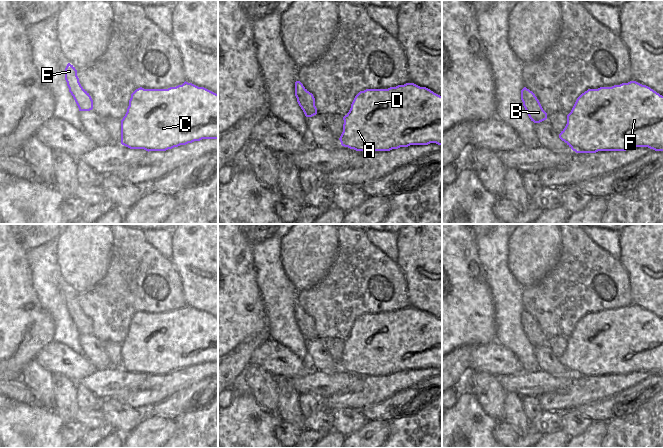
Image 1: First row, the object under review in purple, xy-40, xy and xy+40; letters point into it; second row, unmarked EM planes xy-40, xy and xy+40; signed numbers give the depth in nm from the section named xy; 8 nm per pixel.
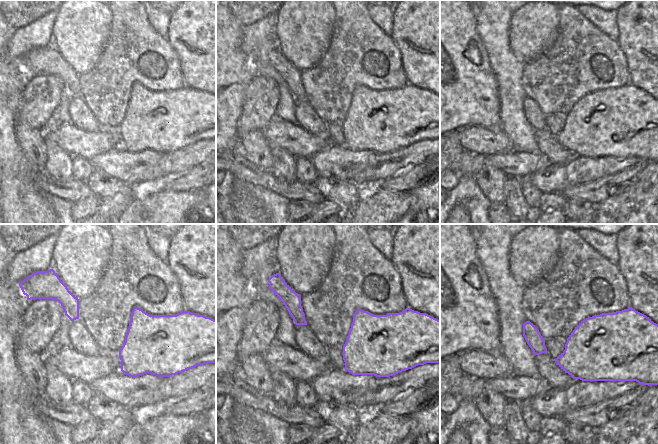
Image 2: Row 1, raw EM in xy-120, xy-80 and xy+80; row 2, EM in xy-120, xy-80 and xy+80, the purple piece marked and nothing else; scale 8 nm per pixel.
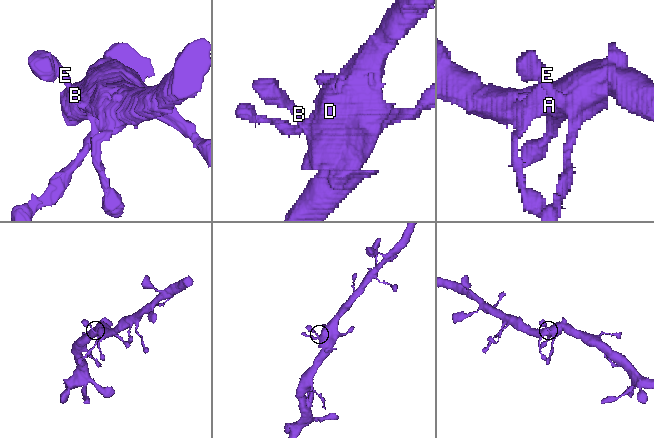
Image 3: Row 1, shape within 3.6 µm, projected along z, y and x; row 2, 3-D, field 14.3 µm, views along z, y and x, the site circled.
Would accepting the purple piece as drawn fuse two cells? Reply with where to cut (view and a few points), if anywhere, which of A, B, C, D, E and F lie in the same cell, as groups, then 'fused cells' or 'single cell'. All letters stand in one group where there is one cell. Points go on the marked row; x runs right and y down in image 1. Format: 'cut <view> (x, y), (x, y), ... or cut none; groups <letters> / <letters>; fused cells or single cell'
cut none; groups A B C D E F; single cell

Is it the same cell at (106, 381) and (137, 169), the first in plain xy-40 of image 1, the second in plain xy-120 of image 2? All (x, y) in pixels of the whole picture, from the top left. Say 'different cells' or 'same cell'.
same cell

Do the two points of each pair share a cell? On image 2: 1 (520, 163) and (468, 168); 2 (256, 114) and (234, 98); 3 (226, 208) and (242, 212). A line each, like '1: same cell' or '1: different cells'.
1: same cell
2: different cells
3: different cells

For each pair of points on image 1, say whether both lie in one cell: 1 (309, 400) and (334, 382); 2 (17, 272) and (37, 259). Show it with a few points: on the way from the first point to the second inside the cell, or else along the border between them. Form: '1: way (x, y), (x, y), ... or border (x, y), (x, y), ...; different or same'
1: border (299, 394), (309, 393), (320, 399); different
2: border (26, 251), (30, 283), (33, 287); different

